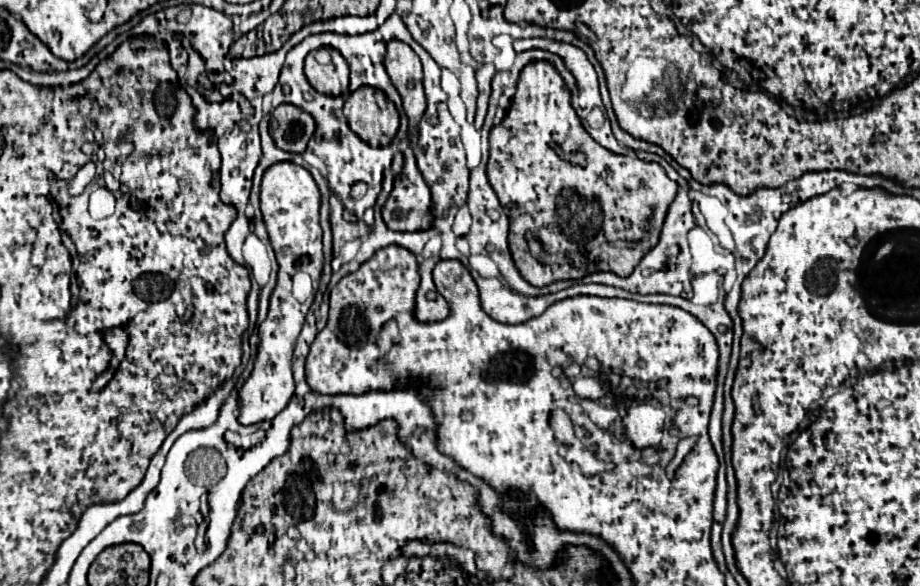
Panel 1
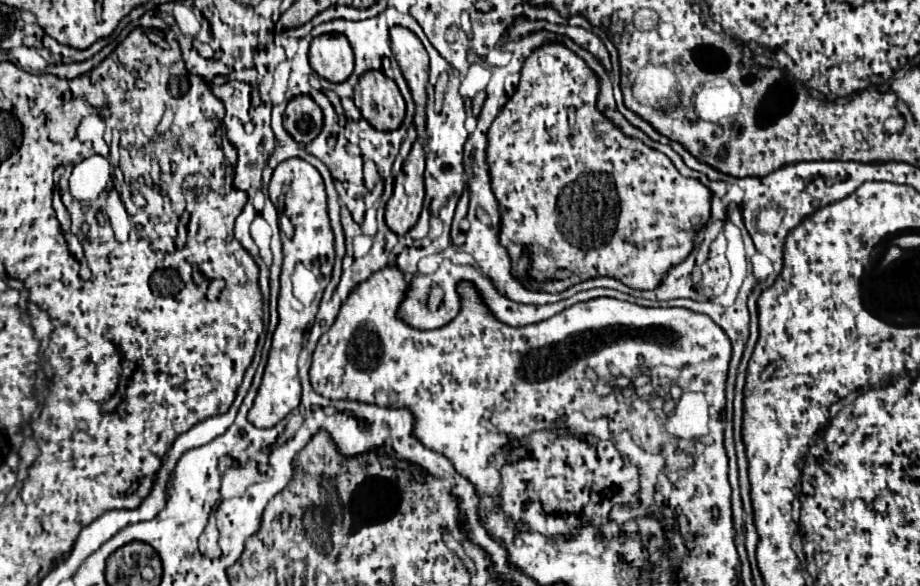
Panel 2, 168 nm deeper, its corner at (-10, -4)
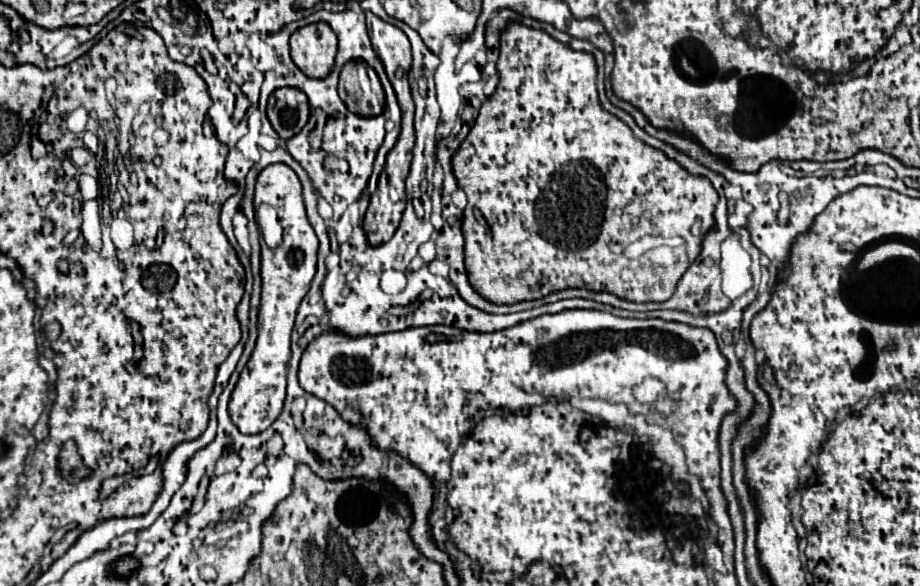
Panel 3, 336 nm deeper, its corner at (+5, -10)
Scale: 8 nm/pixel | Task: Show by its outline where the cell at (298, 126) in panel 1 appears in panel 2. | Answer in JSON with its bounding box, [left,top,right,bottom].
[284,97,322,143]

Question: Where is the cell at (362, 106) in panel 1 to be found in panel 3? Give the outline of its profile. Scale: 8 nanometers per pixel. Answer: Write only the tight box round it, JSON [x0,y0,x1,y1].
[338,59,385,115]

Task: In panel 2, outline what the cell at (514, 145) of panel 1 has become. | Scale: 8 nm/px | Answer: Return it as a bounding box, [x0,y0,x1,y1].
[486,43,710,293]

